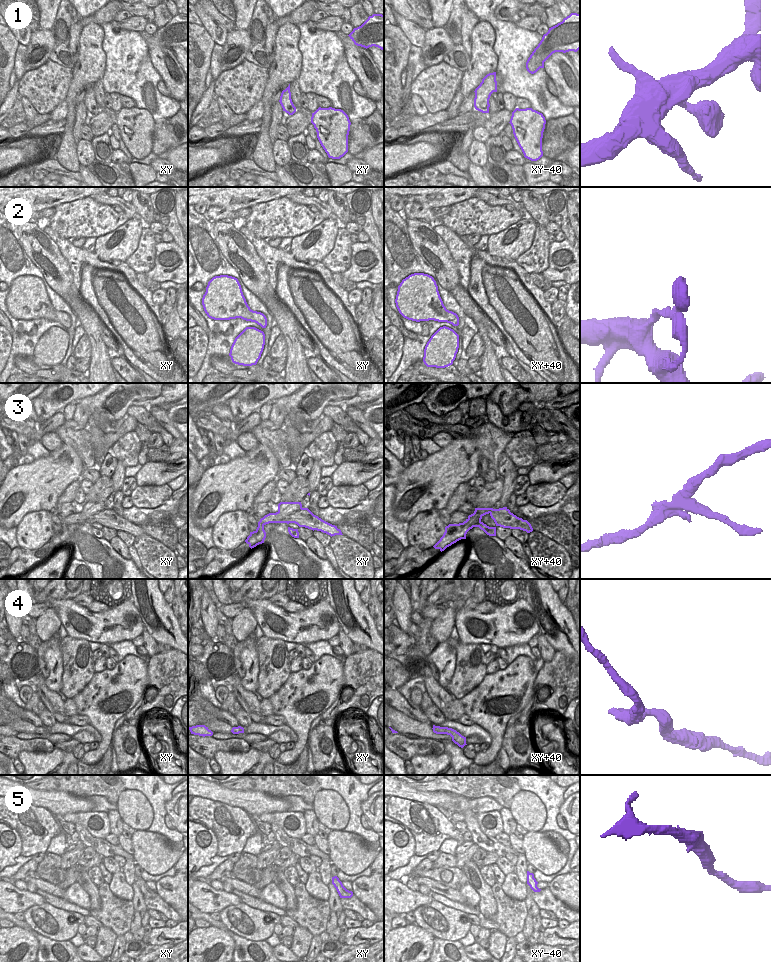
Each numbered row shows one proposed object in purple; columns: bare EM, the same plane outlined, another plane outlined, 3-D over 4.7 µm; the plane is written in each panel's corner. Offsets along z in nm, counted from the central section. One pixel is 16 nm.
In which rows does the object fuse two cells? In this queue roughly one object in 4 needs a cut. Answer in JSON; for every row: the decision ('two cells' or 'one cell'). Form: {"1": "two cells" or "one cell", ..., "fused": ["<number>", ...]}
{"1": "one cell", "2": "one cell", "3": "two cells", "4": "one cell", "5": "one cell", "fused": ["3"]}

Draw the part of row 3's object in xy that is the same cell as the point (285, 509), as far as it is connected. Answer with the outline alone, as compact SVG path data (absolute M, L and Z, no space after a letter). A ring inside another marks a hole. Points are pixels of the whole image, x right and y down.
M280 502L278 511L273 513L273 517L278 519L278 522L286 522L286 517L301 510L301 502Z

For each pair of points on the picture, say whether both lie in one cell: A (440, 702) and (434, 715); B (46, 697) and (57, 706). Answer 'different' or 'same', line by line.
A: different
B: same

